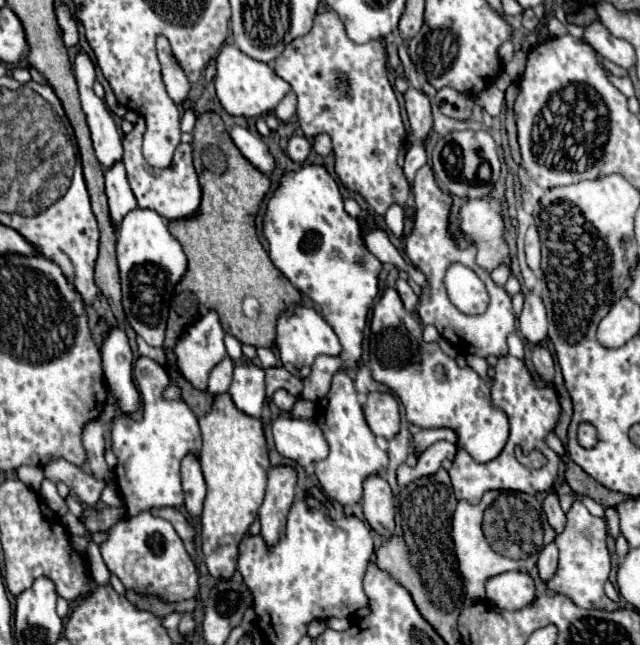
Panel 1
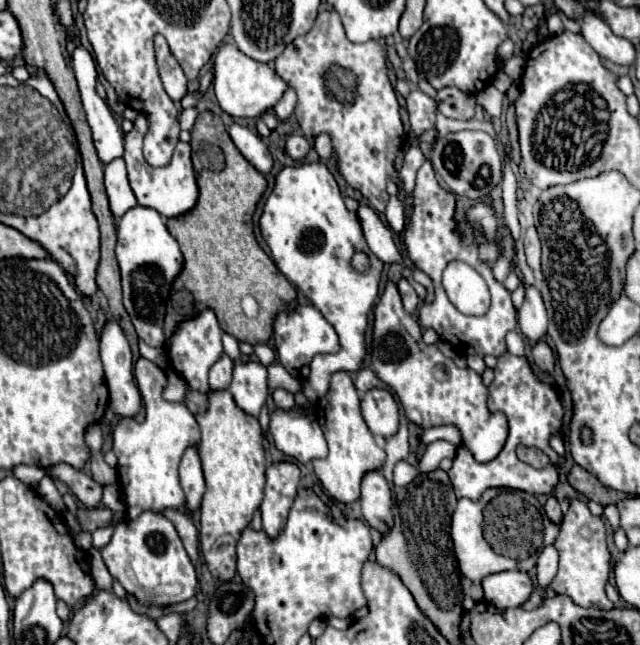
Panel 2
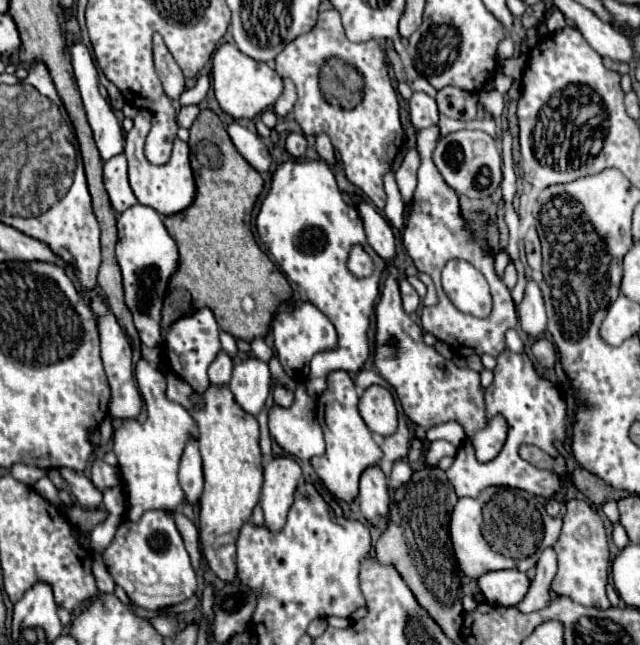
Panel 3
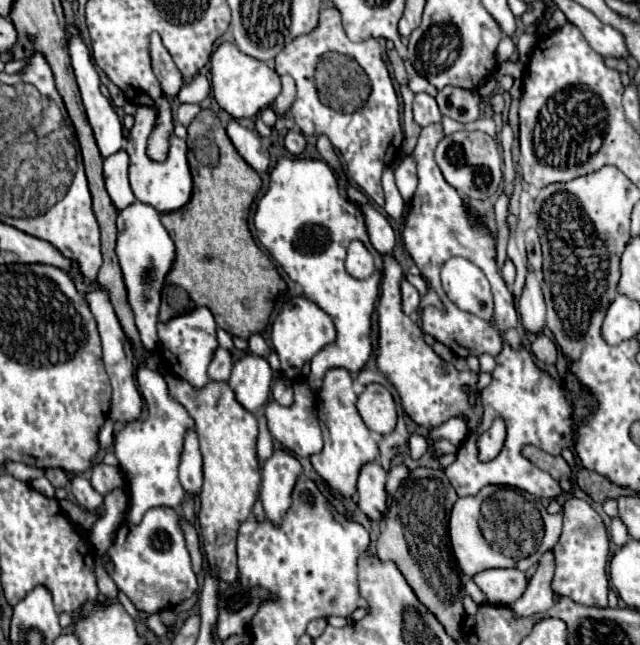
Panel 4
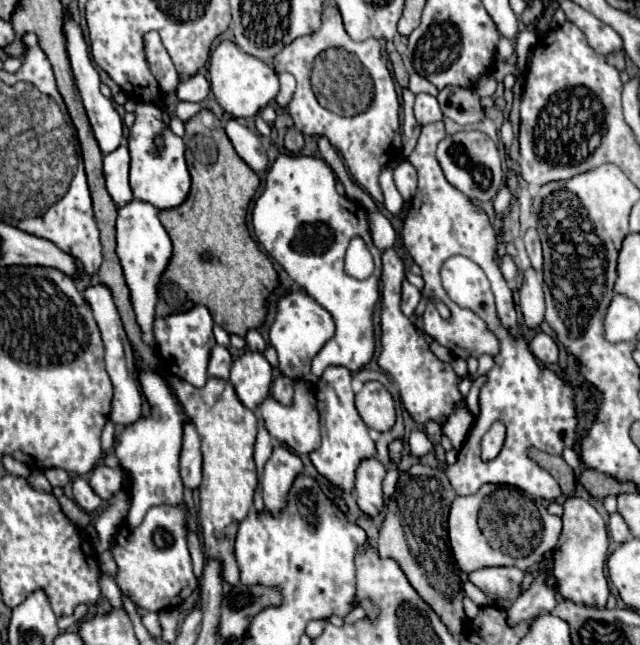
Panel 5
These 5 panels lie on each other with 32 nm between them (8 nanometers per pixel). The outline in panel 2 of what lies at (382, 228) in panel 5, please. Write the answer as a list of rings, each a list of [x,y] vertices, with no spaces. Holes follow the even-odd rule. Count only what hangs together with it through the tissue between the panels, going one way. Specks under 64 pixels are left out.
[[[360,204],[358,208],[358,216],[360,216],[360,222],[362,222],[362,228],[364,228],[364,236],[366,236],[366,242],[370,246],[370,250],[386,264],[392,264],[392,262],[400,262],[400,254],[394,246],[394,240],[392,240],[392,232],[390,228],[380,220],[378,212],[374,208],[370,208],[368,204]]]

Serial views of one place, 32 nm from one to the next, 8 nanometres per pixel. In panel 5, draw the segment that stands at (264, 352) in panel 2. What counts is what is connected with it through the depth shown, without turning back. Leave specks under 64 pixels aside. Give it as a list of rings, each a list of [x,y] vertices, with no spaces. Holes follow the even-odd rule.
[[[254,328],[246,332],[244,340],[246,340],[246,346],[248,346],[250,350],[258,350],[258,352],[262,352],[262,350],[264,350],[264,346],[266,346],[264,338],[262,338],[262,336],[260,336],[260,332],[258,332],[258,330],[254,330]]]

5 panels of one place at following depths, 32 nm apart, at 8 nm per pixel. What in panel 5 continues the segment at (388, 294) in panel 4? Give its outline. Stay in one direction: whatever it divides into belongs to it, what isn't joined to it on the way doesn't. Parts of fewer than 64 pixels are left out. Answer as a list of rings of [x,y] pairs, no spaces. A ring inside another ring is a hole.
[[[386,248],[382,252],[382,352],[378,356],[378,364],[384,372],[388,372],[398,386],[400,398],[404,408],[410,412],[410,416],[418,424],[426,424],[428,418],[442,422],[444,416],[448,416],[456,402],[464,400],[464,396],[458,390],[460,378],[454,374],[452,366],[446,362],[440,362],[428,348],[422,332],[412,324],[410,318],[406,318],[400,312],[400,290],[402,280],[406,278],[404,264],[394,248]]]

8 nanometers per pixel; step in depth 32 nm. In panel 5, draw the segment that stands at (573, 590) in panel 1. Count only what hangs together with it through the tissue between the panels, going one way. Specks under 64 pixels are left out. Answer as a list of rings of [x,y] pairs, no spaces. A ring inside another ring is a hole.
[[[570,496],[564,502],[564,516],[562,516],[564,528],[558,540],[558,546],[552,550],[554,554],[554,576],[558,578],[558,594],[572,602],[582,604],[598,604],[604,606],[610,590],[604,576],[604,564],[606,564],[606,552],[608,552],[608,532],[606,522],[596,512],[596,508],[582,500]]]

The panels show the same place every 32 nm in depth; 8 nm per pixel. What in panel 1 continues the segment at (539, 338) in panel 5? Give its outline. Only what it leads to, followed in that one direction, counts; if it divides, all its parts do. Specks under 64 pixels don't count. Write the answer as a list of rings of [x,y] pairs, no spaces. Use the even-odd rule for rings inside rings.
[[[544,344],[534,346],[534,350],[532,350],[532,362],[534,362],[538,374],[540,374],[544,380],[552,382],[552,378],[554,378],[554,358],[552,358],[550,350],[548,350]]]

